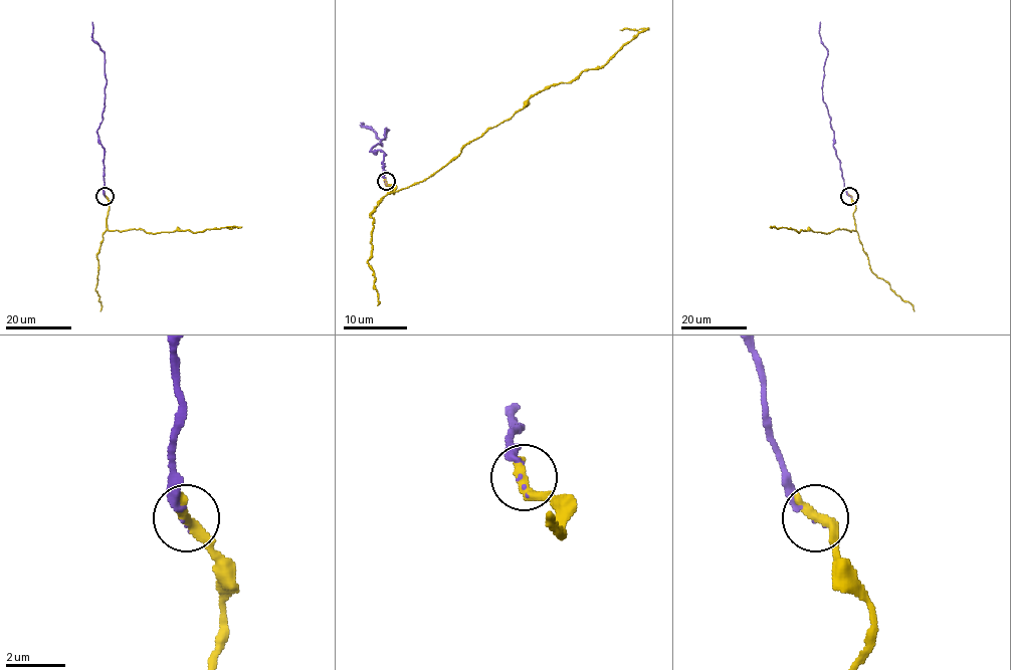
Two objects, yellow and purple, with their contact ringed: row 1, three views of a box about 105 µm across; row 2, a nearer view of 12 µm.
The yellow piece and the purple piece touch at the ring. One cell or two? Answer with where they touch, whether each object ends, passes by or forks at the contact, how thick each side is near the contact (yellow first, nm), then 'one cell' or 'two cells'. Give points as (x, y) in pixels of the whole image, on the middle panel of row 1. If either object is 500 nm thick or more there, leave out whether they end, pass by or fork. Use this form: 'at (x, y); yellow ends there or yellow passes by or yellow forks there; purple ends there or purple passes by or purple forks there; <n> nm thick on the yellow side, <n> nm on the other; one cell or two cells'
at (386, 181); yellow ends there; purple ends there; 480 nm thick on the yellow side, 80 nm on the other; one cell

